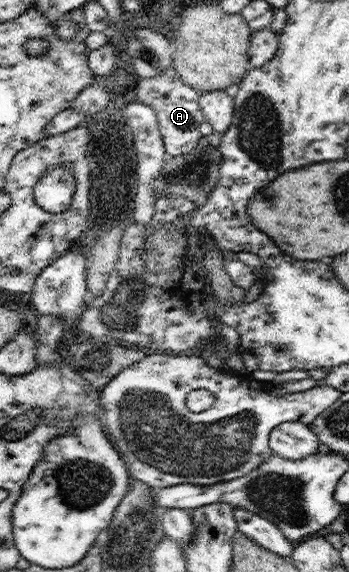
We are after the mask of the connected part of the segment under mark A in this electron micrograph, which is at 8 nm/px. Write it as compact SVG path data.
M169 65L161 74L142 79L136 86L136 100L150 106L157 115L167 156L183 156L199 144L202 134L200 124L206 120L198 103L199 92L185 84L177 71Z

